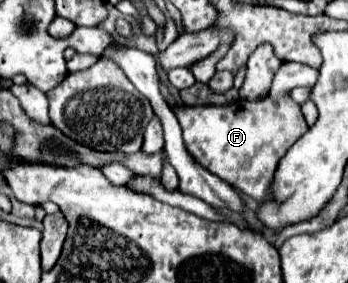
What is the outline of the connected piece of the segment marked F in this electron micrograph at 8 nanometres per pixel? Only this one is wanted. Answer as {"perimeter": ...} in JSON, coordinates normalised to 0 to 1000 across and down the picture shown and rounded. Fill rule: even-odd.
{"perimeter":[[[828,216],[799,244],[770,343],[741,357],[678,357],[661,371],[511,378],[471,293],[460,300],[460,322],[511,413],[534,527],[552,541],[552,555],[649,647],[684,661],[724,703],[753,710],[770,689],[770,661],[799,569],[885,456],[874,406],[862,399],[862,371],[833,357],[828,322],[859,304],[902,307],[914,265],[917,247],[891,230]]]}

